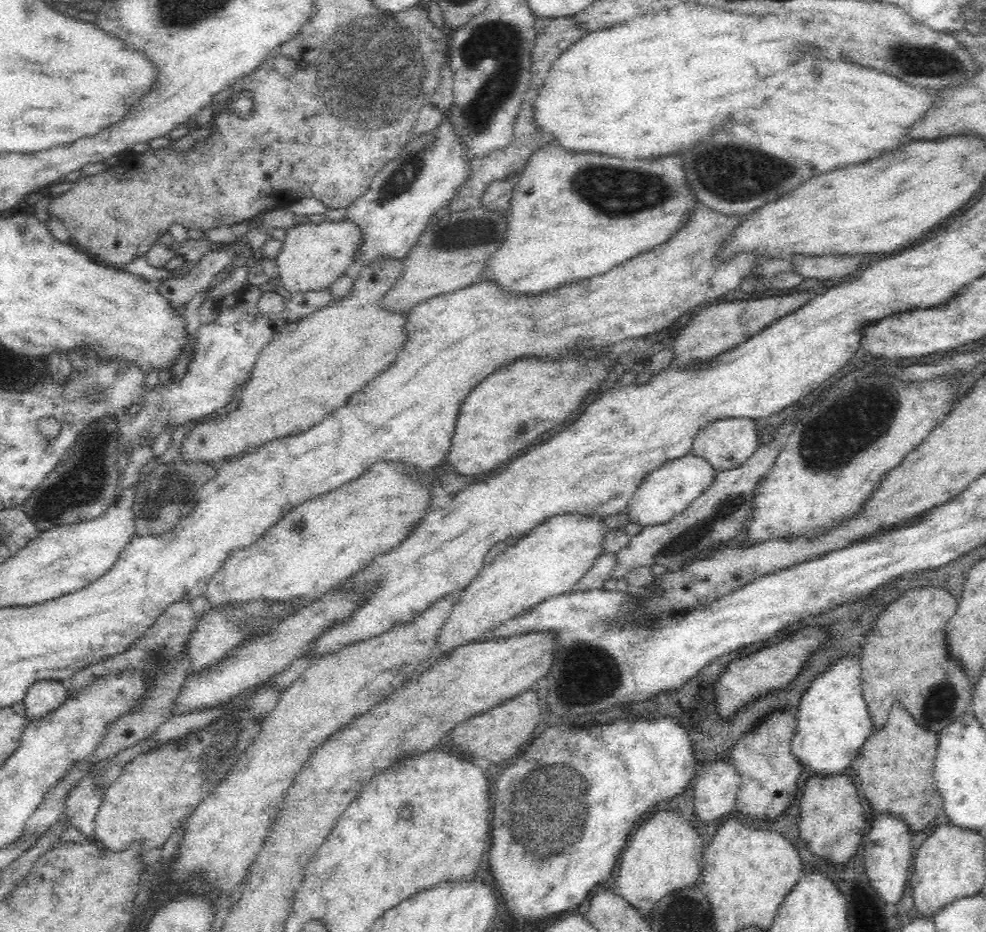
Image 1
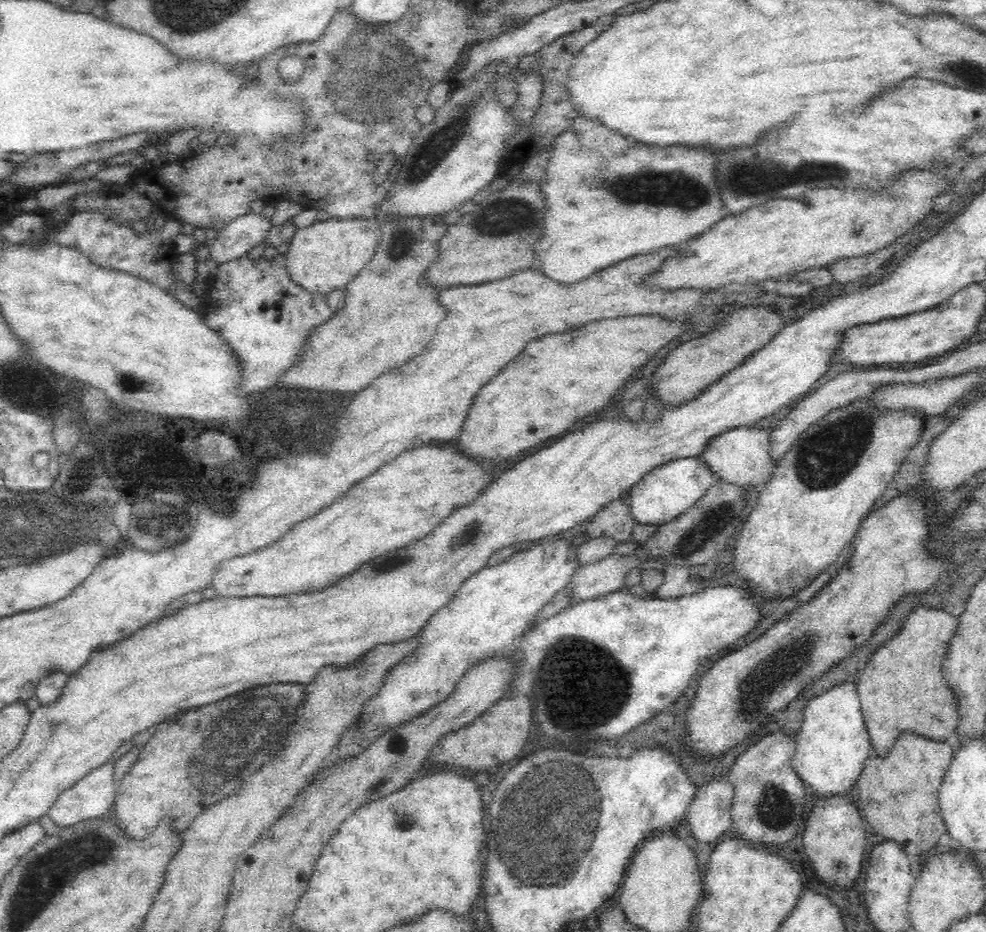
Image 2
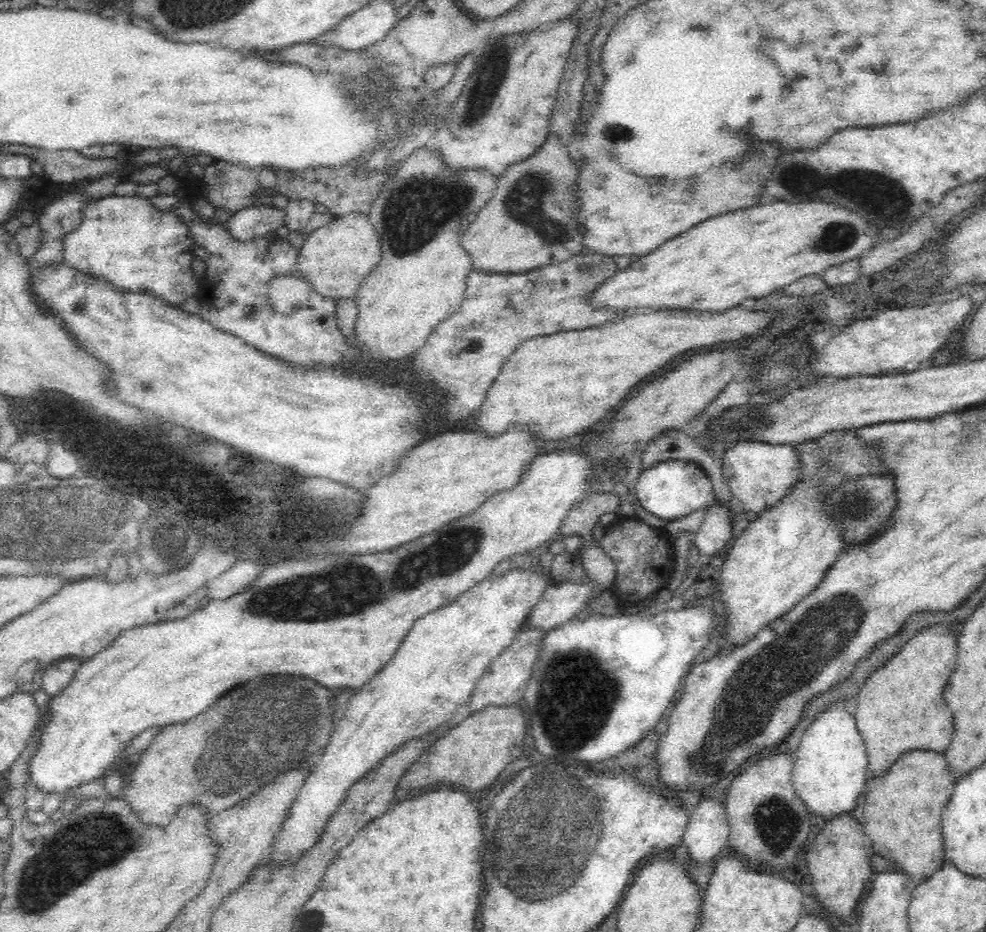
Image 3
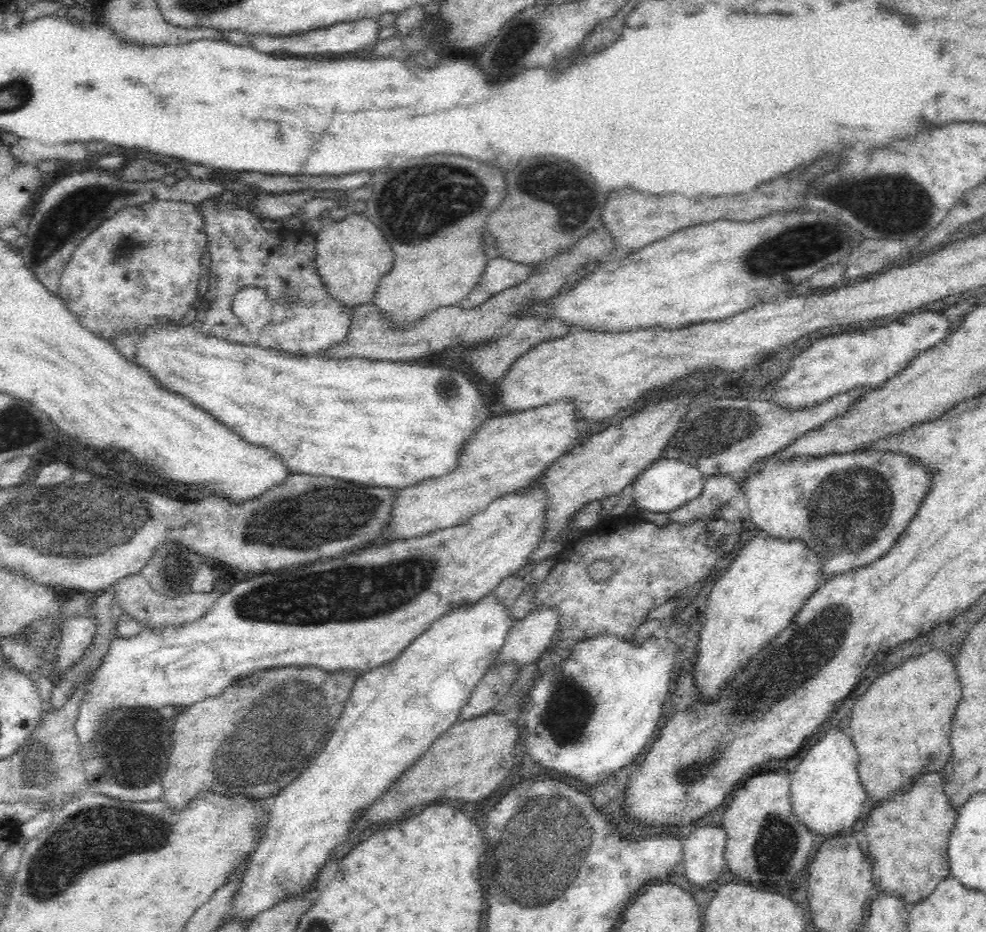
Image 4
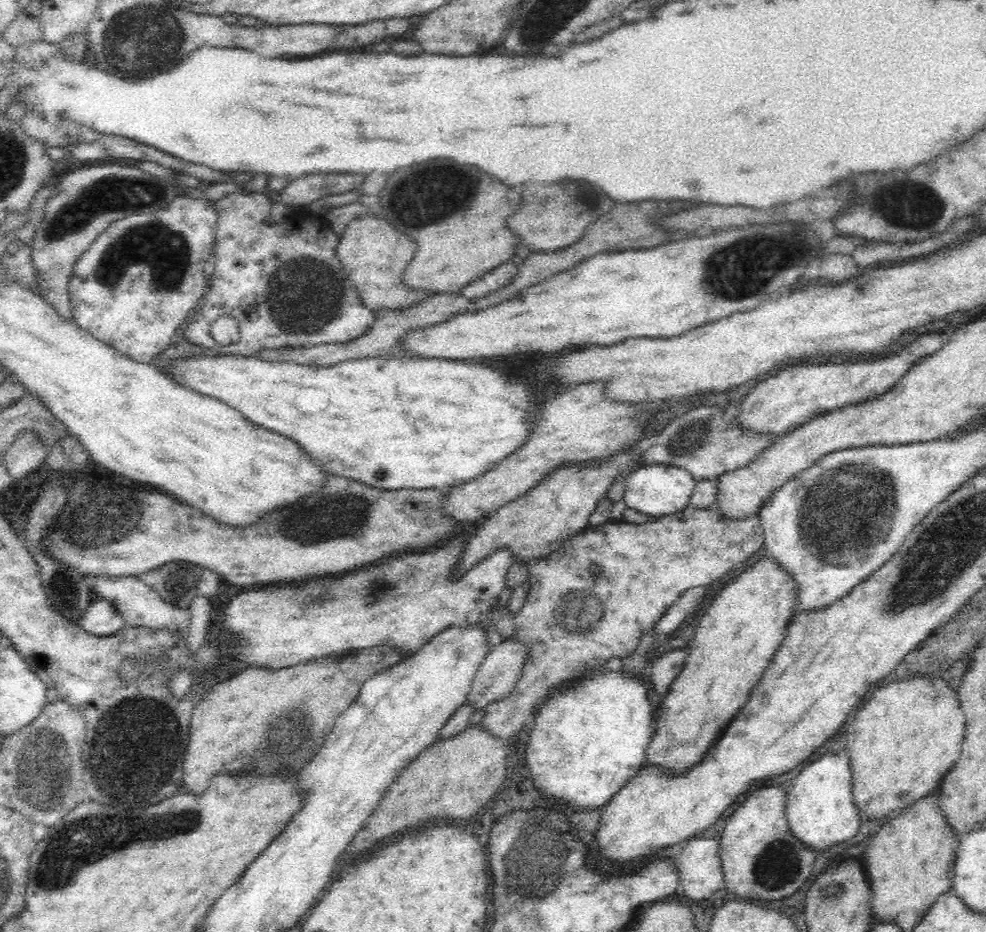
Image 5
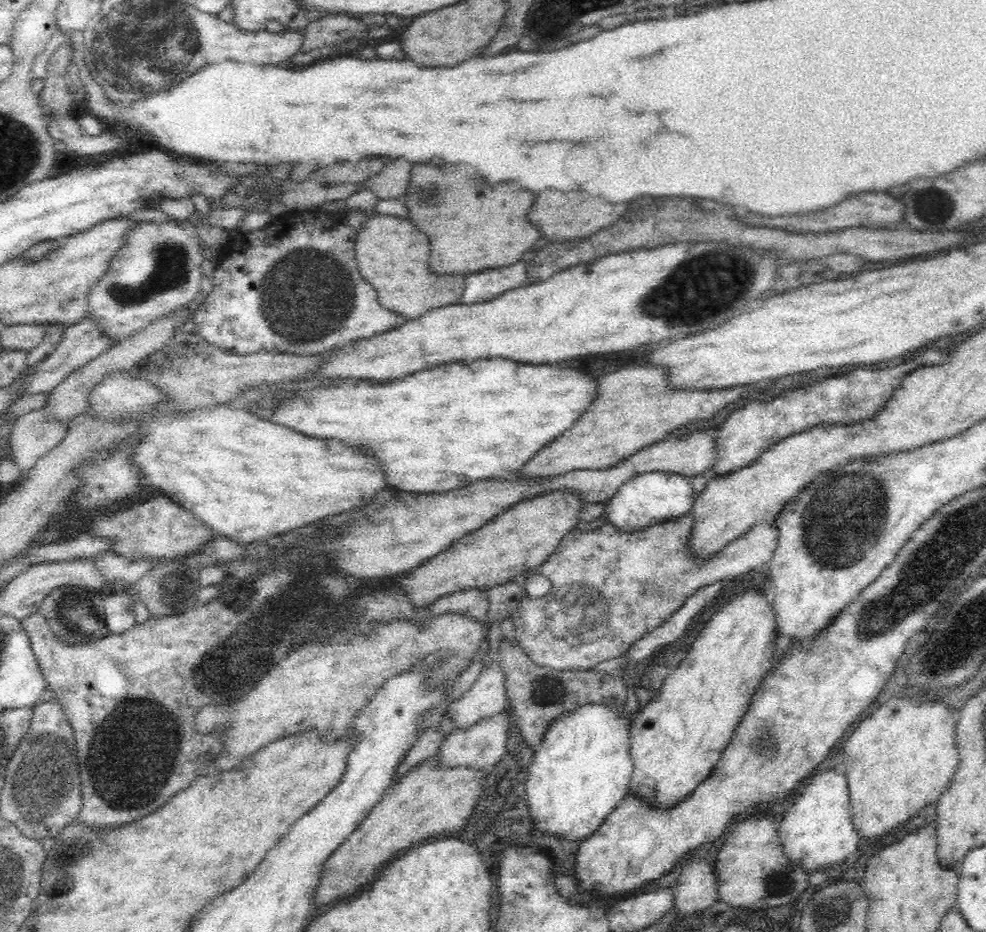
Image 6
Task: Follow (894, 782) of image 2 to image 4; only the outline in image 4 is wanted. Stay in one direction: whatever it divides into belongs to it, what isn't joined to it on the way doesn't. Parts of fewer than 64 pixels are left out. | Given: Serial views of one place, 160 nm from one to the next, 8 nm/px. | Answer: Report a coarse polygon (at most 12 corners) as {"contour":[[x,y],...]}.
{"contour":[[943,771],[875,802],[864,847],[876,888],[908,902],[949,873],[957,813]]}

